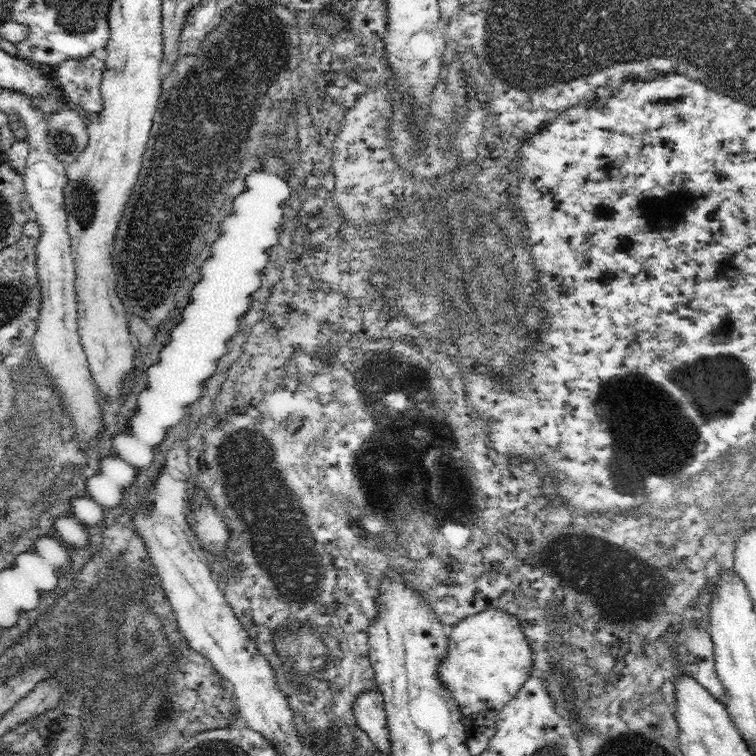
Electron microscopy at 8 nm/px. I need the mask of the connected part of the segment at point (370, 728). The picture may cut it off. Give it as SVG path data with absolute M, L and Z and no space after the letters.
M379 690L362 692L354 700L354 718L382 753L390 751L390 735L383 696Z

